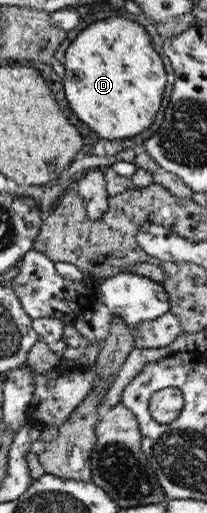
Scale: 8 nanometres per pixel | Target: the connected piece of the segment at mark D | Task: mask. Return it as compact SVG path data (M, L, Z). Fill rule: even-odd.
M108 18L81 30L65 52L64 90L70 108L99 138L126 140L148 130L160 110L166 71L141 24Z

